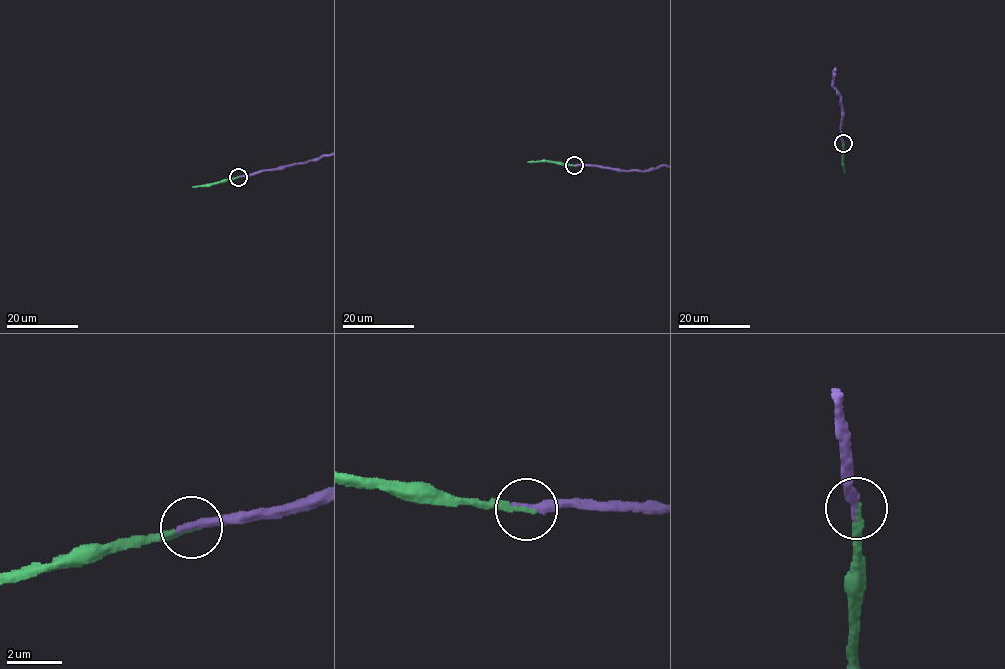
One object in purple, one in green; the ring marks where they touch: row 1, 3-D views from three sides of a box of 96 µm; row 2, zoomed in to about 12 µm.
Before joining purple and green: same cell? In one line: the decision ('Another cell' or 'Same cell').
Same cell

